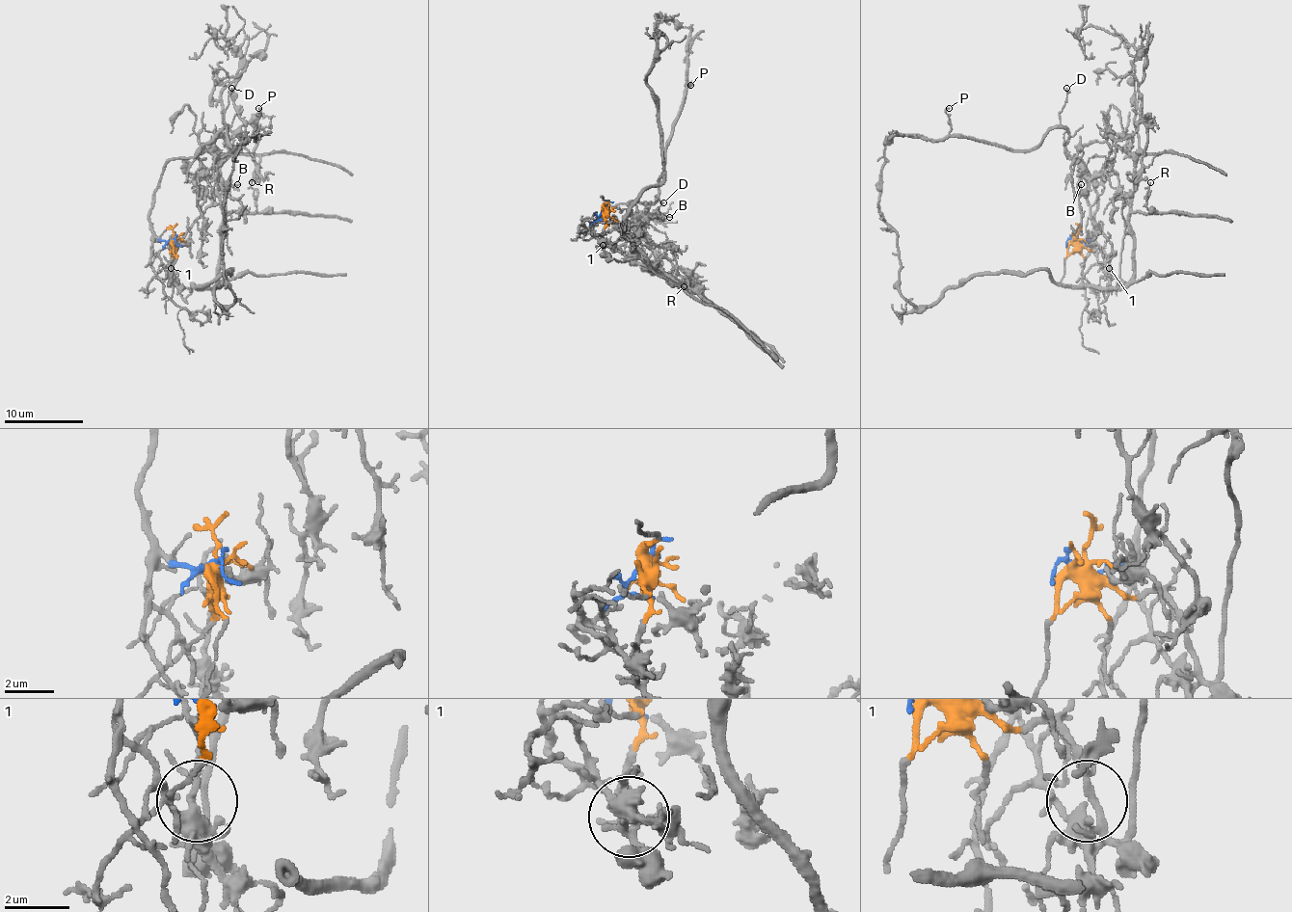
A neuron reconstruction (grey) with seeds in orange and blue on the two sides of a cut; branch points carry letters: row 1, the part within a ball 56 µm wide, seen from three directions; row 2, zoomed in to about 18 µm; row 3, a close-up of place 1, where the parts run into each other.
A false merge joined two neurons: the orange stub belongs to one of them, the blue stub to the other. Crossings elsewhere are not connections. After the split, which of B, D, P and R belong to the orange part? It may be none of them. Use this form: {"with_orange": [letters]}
{"with_orange": ["R"]}

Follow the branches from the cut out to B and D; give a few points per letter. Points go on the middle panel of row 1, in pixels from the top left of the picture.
B: (605, 210), (580, 230), (585, 234), (619, 204), (627, 204), (642, 224), (652, 214), (670, 216)
D: (605, 210), (595, 222), (580, 230), (585, 234), (603, 216), (623, 204), (650, 204), (657, 195), (664, 202)

